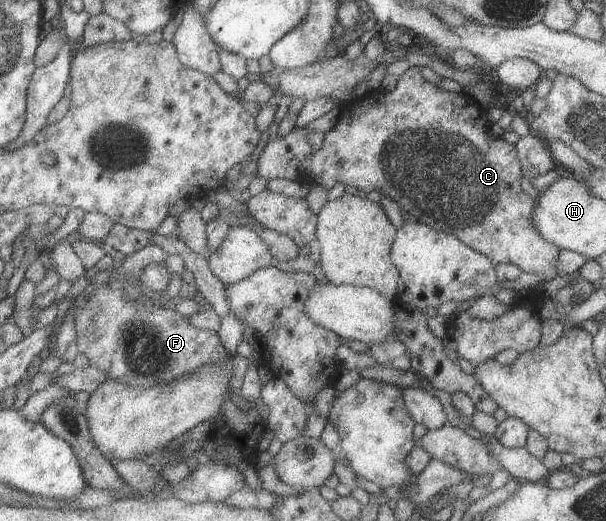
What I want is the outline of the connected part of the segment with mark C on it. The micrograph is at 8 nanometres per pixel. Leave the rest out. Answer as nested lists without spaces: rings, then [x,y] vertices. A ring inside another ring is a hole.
[[[416,65],[410,67],[397,77],[398,82],[394,91],[382,92],[381,90],[370,89],[361,98],[358,96],[356,98],[354,97],[340,108],[341,112],[337,123],[324,134],[323,144],[318,149],[313,148],[307,138],[307,135],[311,132],[310,128],[307,128],[307,126],[294,127],[286,136],[278,134],[270,135],[266,146],[263,148],[263,151],[260,152],[260,156],[257,160],[257,167],[255,170],[258,175],[268,181],[273,178],[294,180],[292,178],[292,172],[294,172],[294,168],[298,166],[298,172],[302,172],[302,174],[306,174],[306,176],[308,176],[308,172],[312,172],[312,174],[320,180],[320,184],[329,189],[332,188],[336,182],[340,182],[340,184],[344,184],[345,186],[354,186],[354,188],[358,188],[364,195],[372,192],[372,190],[376,190],[383,196],[396,200],[396,202],[402,206],[402,210],[407,210],[413,219],[440,232],[454,234],[454,236],[457,236],[464,242],[464,244],[470,246],[470,248],[485,254],[495,265],[498,263],[512,263],[519,266],[523,272],[536,274],[544,280],[562,276],[562,274],[558,272],[558,259],[561,248],[558,248],[555,244],[546,242],[546,240],[540,236],[540,233],[534,230],[534,226],[532,226],[532,212],[534,212],[536,200],[528,195],[527,188],[525,187],[526,183],[522,183],[525,181],[521,169],[521,162],[517,155],[516,145],[505,142],[501,137],[494,138],[494,136],[491,135],[491,132],[489,131],[490,122],[487,117],[487,111],[484,111],[483,108],[477,102],[473,101],[466,92],[452,92],[430,83],[424,79],[420,69]]]

